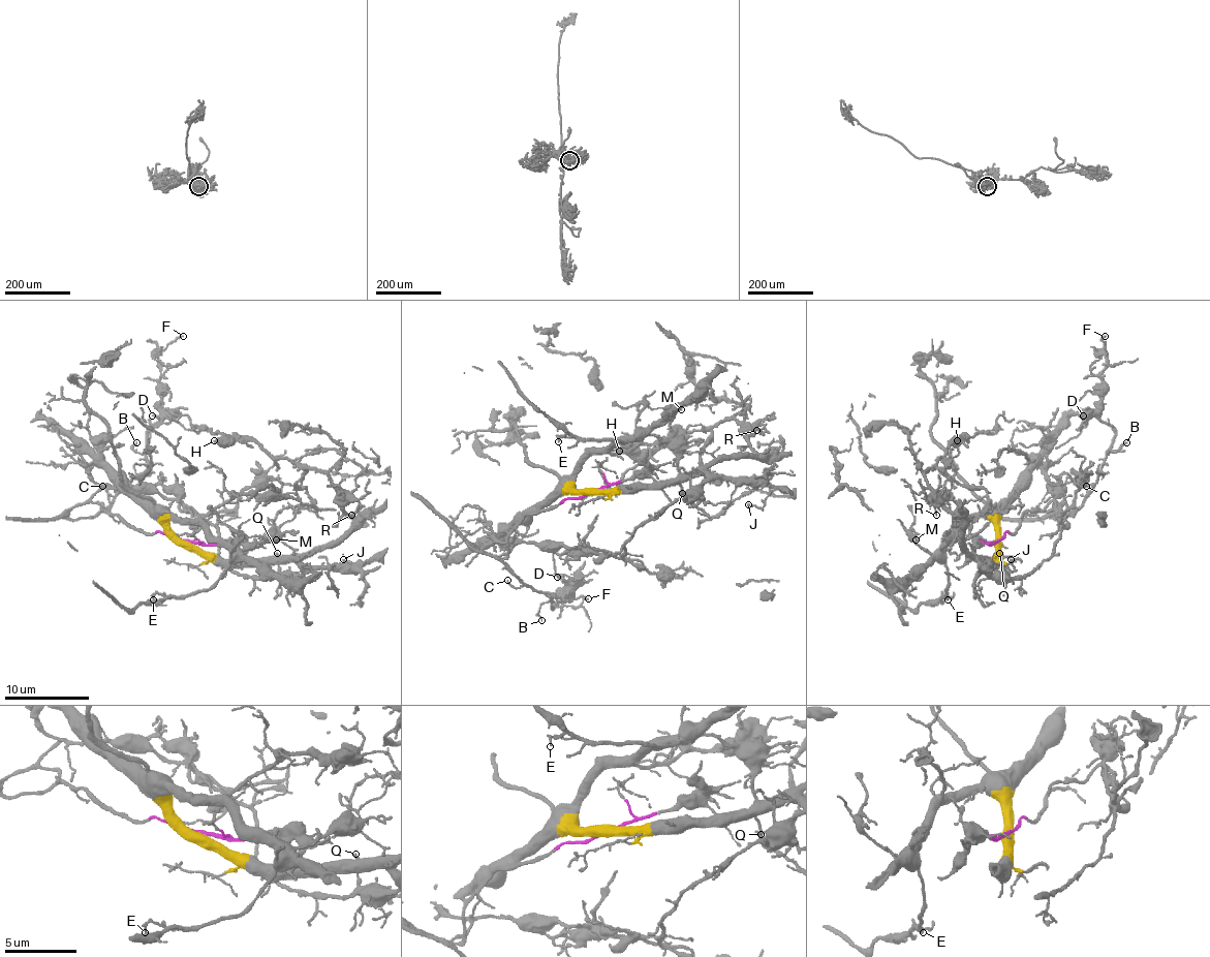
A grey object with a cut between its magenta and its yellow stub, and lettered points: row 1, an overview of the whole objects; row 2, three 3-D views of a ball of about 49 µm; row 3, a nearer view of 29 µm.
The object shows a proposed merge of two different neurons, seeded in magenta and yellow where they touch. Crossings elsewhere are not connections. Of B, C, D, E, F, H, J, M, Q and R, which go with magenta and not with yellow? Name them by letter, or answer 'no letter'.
B, C, D, F

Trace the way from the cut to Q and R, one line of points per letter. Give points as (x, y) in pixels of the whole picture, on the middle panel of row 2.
Q: (590, 493), (618, 493), (628, 487), (688, 480), (699, 473), (707, 477), (686, 497), (682, 493)
R: (590, 493), (662, 485), (703, 473), (724, 459), (753, 457), (757, 453), (749, 435), (764, 427), (755, 429)

